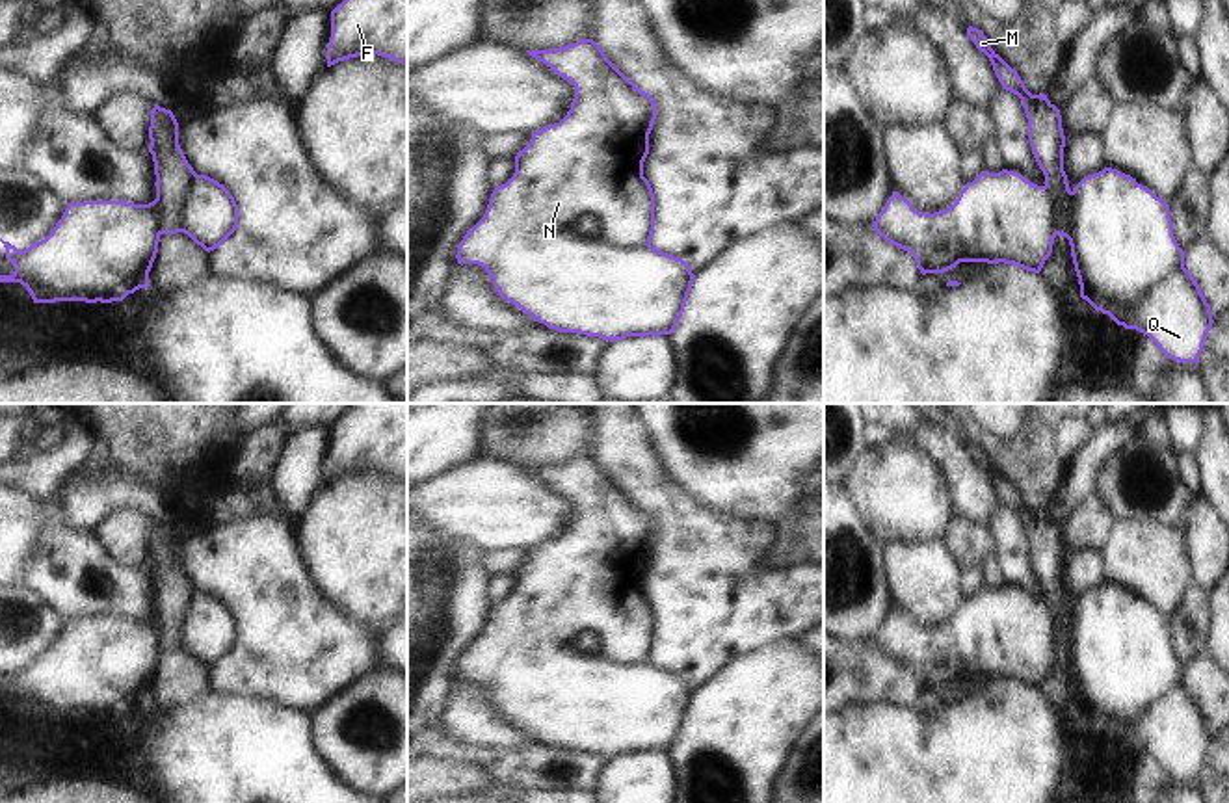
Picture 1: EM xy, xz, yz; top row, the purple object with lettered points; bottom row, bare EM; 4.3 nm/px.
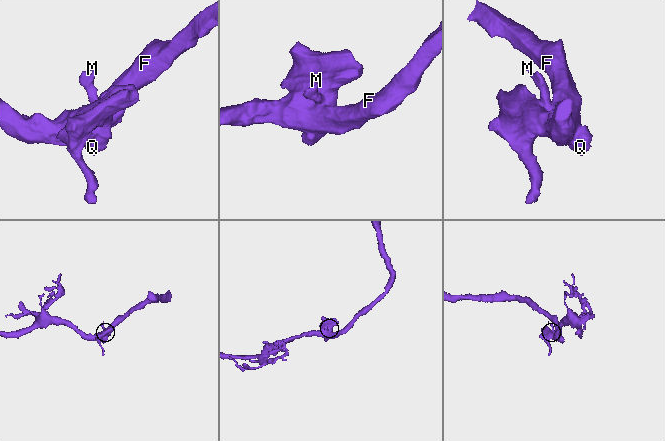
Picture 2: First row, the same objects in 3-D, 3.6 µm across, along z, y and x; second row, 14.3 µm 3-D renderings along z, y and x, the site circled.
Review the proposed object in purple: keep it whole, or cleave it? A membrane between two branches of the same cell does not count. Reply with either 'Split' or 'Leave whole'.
Split

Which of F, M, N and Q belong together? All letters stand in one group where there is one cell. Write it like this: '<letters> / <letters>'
F N Q / M

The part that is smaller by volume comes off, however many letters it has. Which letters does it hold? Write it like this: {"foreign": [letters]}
{"foreign": ["M"]}

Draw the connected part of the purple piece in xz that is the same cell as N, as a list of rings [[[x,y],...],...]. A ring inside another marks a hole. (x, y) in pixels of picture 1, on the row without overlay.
[[[593,455],[526,468],[569,496],[575,502],[575,515],[560,539],[534,548],[530,559],[517,569],[513,593],[493,606],[483,634],[457,662],[457,680],[482,682],[502,716],[560,749],[580,749],[610,758],[671,751],[684,729],[695,691],[682,675],[651,662],[654,610],[643,593],[643,578],[656,535],[653,513],[628,496]],[[586,630],[599,636],[599,652],[578,652],[573,647],[573,639]]]

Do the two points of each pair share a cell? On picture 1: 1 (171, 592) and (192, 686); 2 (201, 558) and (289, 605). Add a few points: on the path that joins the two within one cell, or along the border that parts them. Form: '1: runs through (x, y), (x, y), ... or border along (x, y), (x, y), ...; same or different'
1: runs through (171, 616), (173, 662); same
2: runs through (224, 560), (250, 566), (266, 582); same

